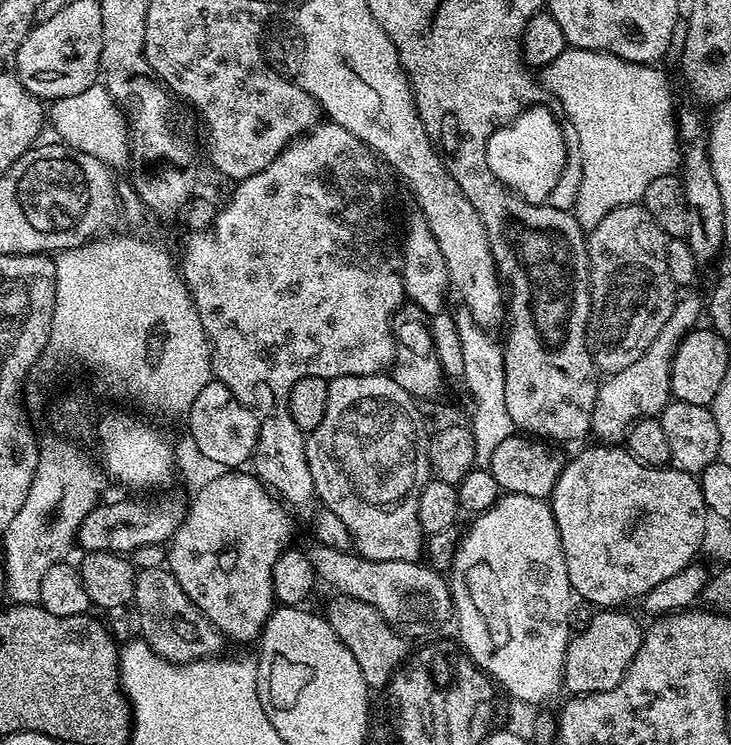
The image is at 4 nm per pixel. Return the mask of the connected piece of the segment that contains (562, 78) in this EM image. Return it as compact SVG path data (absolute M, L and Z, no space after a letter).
M569 47L542 69L543 91L547 95L549 92L560 103L580 151L580 185L576 188L576 205L571 205L570 211L581 229L598 226L598 222L618 206L641 203L646 186L650 186L654 178L673 175L675 168L672 167L681 163L682 148L678 143L674 112L672 116L672 100L668 97L664 76L658 69L650 64L626 62L614 54Z

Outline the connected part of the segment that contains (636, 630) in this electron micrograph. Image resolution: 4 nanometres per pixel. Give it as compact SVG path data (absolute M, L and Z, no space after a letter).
M600 610L588 620L588 625L568 642L564 659L563 687L572 696L585 696L595 692L609 692L622 682L638 646L644 641L645 629L628 613L628 610Z

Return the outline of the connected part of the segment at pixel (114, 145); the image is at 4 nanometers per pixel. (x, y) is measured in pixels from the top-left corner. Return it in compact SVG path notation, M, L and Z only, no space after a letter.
M91 88L82 94L70 95L53 101L49 105L46 116L51 128L53 126L59 138L67 143L65 145L69 149L90 154L91 157L96 157L104 163L114 164L114 161L120 159L123 154L125 157L128 150L127 119L111 95L105 92L95 94L95 92L96 90Z

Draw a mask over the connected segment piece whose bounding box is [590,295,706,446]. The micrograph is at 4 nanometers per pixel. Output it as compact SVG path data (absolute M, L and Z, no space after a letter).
M681 295L673 307L670 318L654 338L645 353L624 370L618 370L599 381L596 401L592 407L591 435L601 444L616 446L627 437L629 428L638 420L659 417L673 399L672 359L684 337L696 331L706 312L706 300L700 296Z

